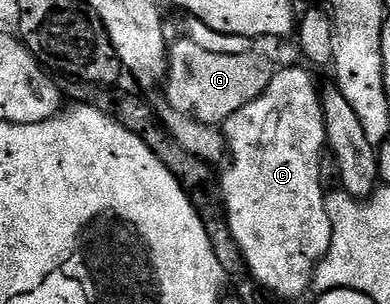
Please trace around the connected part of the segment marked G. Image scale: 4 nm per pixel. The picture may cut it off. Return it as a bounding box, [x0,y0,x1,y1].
[163,38,275,124]

